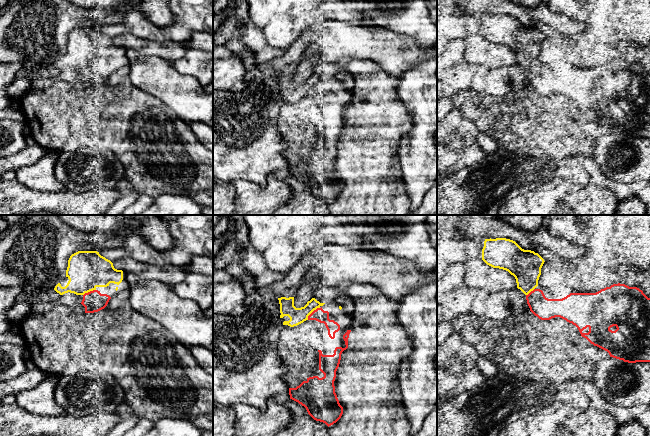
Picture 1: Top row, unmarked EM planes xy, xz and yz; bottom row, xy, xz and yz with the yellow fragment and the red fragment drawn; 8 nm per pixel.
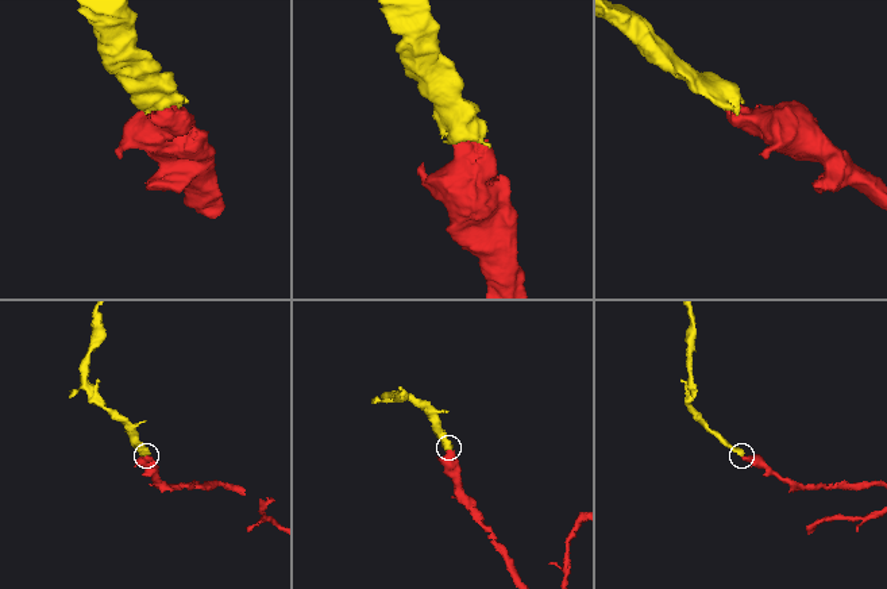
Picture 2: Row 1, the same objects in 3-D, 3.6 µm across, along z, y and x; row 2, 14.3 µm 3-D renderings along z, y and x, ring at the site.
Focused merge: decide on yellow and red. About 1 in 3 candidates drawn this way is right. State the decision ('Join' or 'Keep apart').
Join

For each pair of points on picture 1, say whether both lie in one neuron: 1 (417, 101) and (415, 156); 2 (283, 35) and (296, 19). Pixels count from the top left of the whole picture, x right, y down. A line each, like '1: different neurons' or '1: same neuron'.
1: same neuron
2: same neuron

